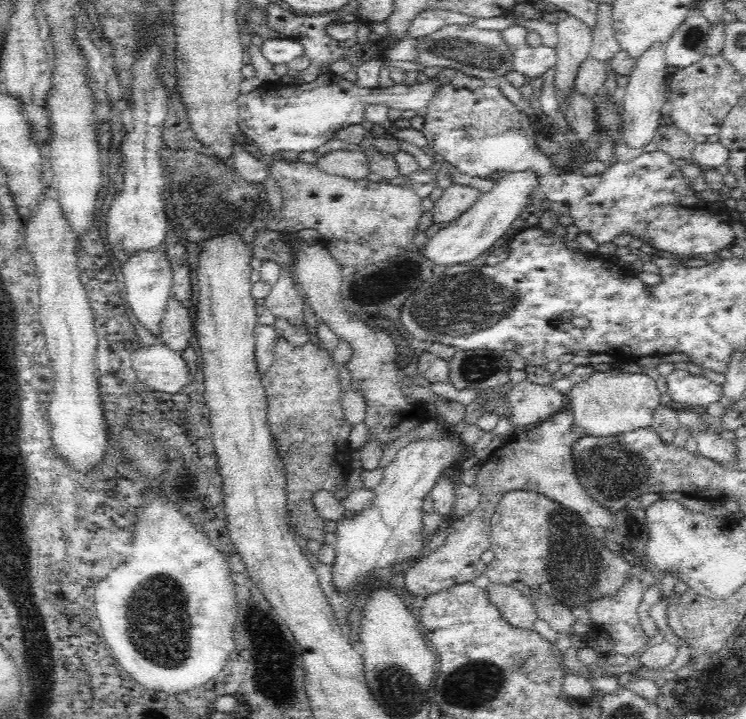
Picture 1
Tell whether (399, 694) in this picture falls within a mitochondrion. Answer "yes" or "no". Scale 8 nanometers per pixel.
yes

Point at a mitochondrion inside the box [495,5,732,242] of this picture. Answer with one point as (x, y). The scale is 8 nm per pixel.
(693, 38)

